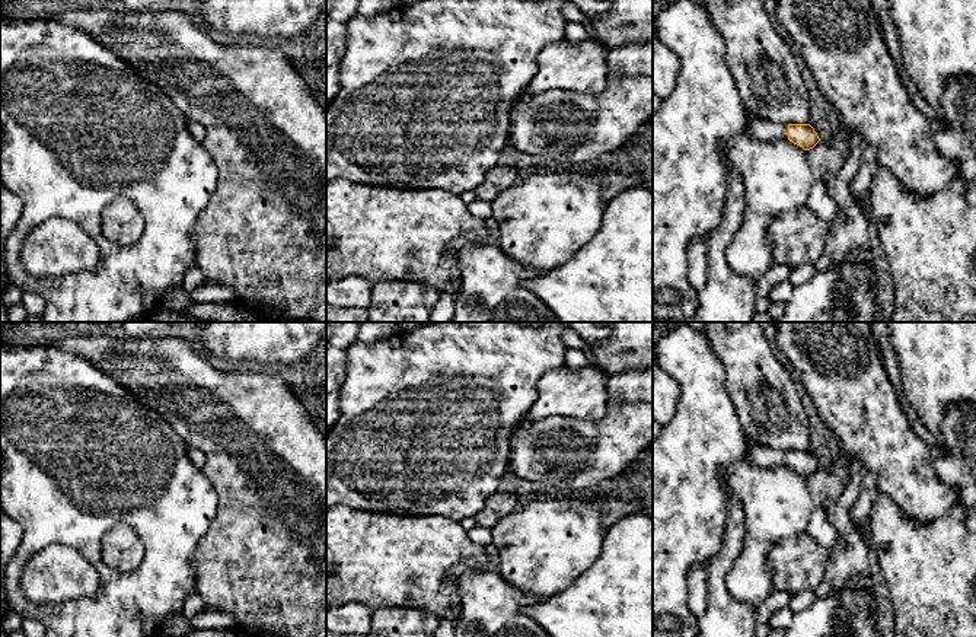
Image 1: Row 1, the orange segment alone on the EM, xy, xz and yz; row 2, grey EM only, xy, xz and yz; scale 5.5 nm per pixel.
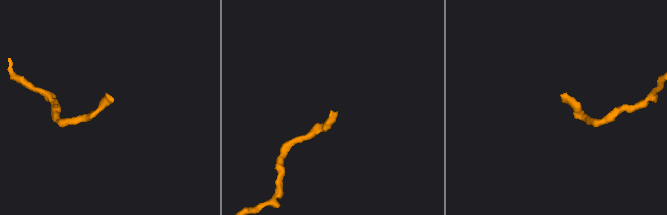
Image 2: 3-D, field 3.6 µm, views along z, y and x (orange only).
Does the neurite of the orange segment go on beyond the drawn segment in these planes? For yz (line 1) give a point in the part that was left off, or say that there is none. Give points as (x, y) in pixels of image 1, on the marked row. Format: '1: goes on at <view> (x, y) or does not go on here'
1: goes on at yz (758, 129)

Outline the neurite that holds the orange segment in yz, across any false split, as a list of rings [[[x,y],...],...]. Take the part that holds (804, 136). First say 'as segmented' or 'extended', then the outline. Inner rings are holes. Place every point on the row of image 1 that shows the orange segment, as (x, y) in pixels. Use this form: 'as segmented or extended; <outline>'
extended; [[[750,117],[747,134],[755,140],[790,140],[804,150],[813,149],[819,141],[819,136],[810,124],[778,124]]]

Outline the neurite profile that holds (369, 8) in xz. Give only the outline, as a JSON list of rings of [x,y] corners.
[[[360,0],[358,13],[374,16],[401,7],[399,0]]]

